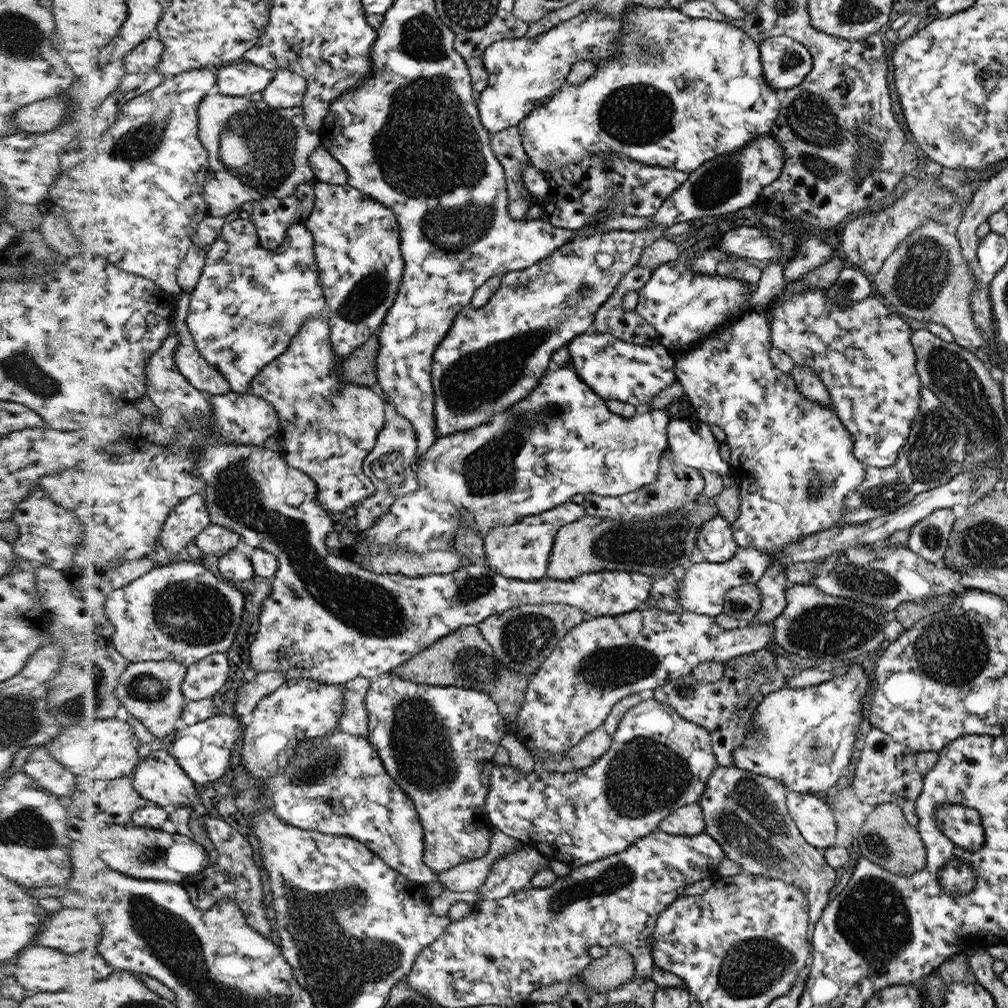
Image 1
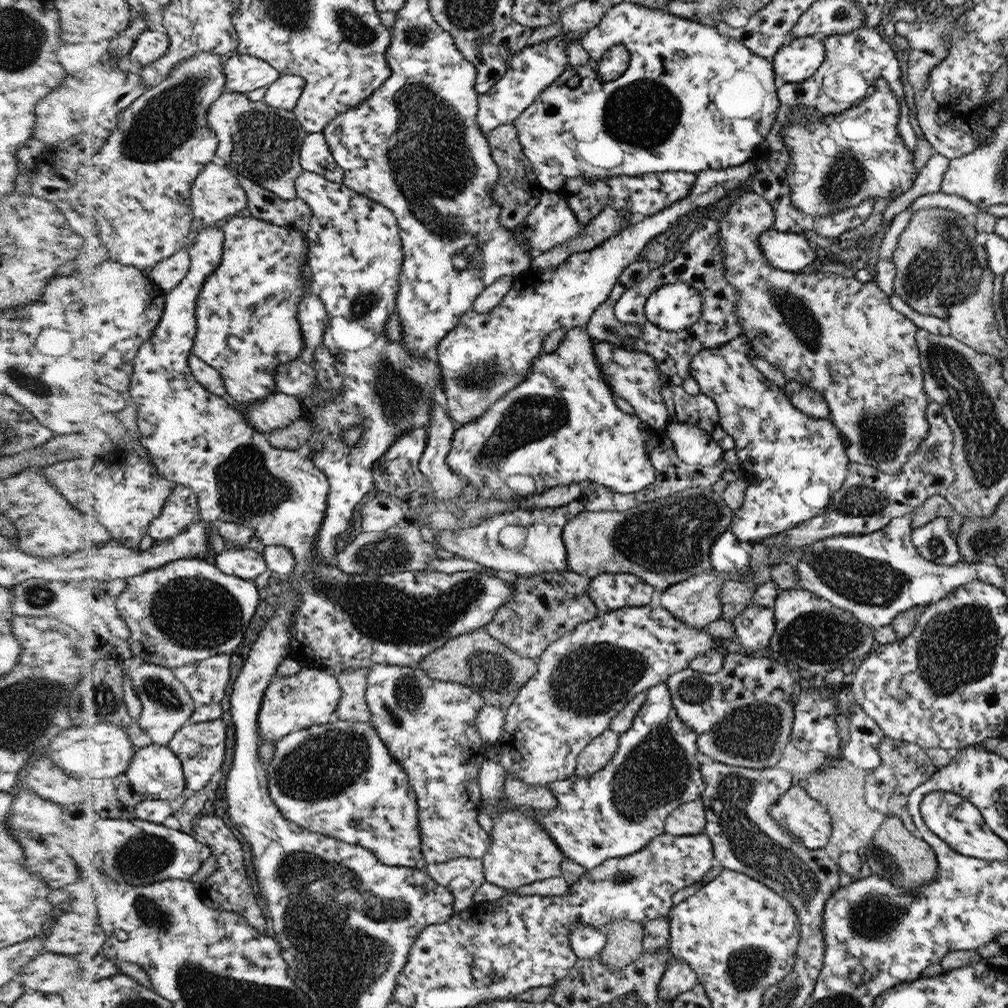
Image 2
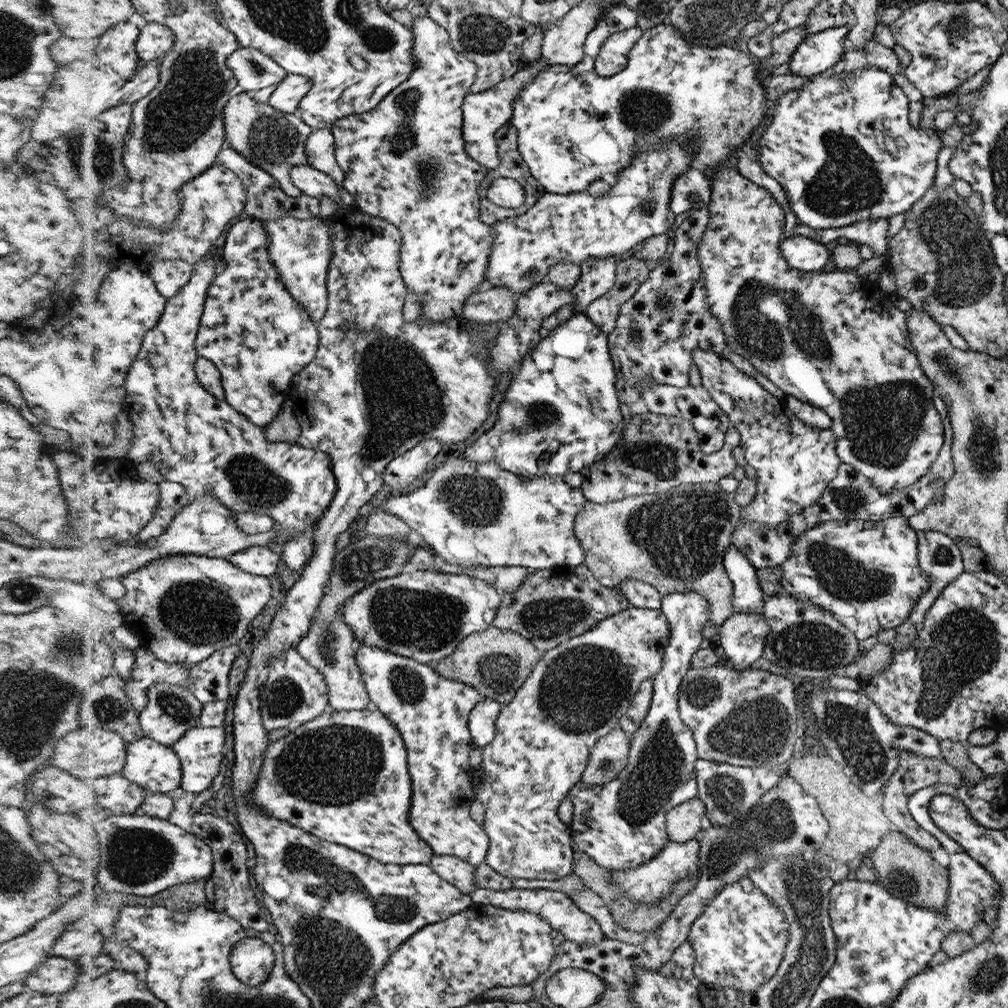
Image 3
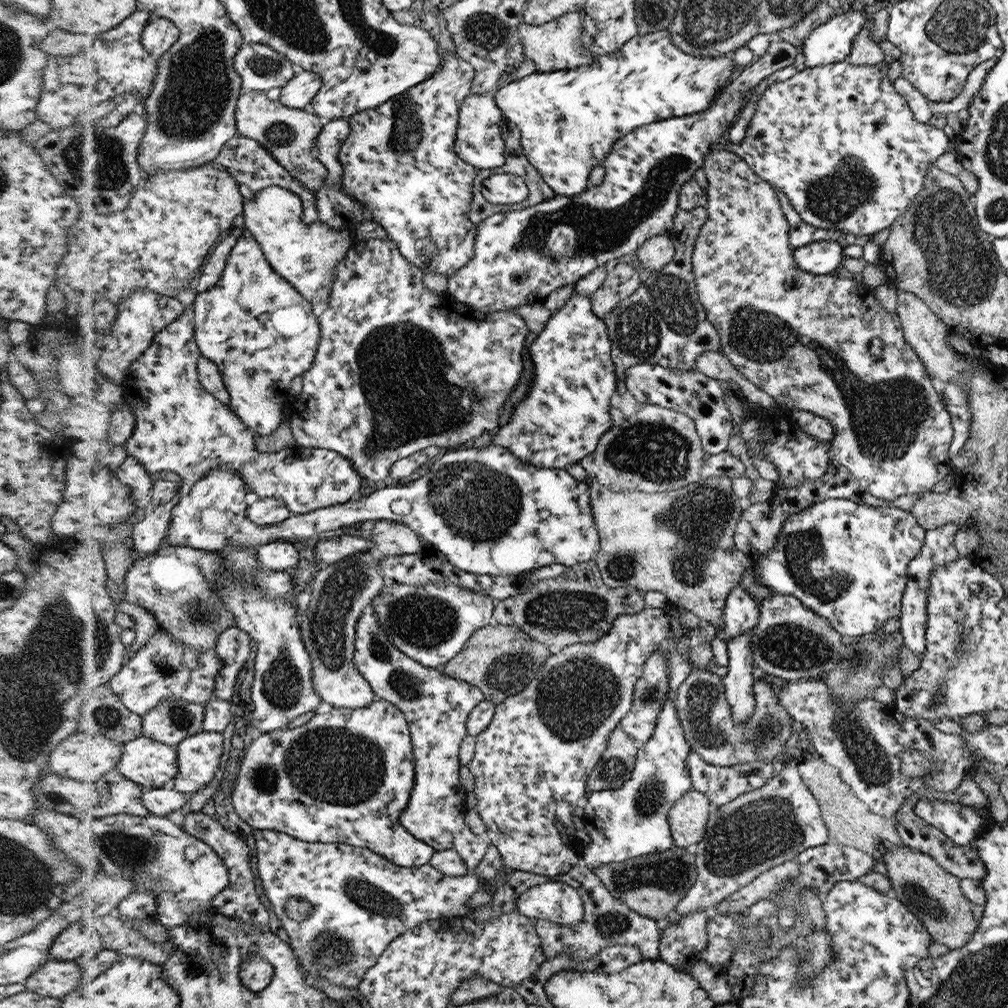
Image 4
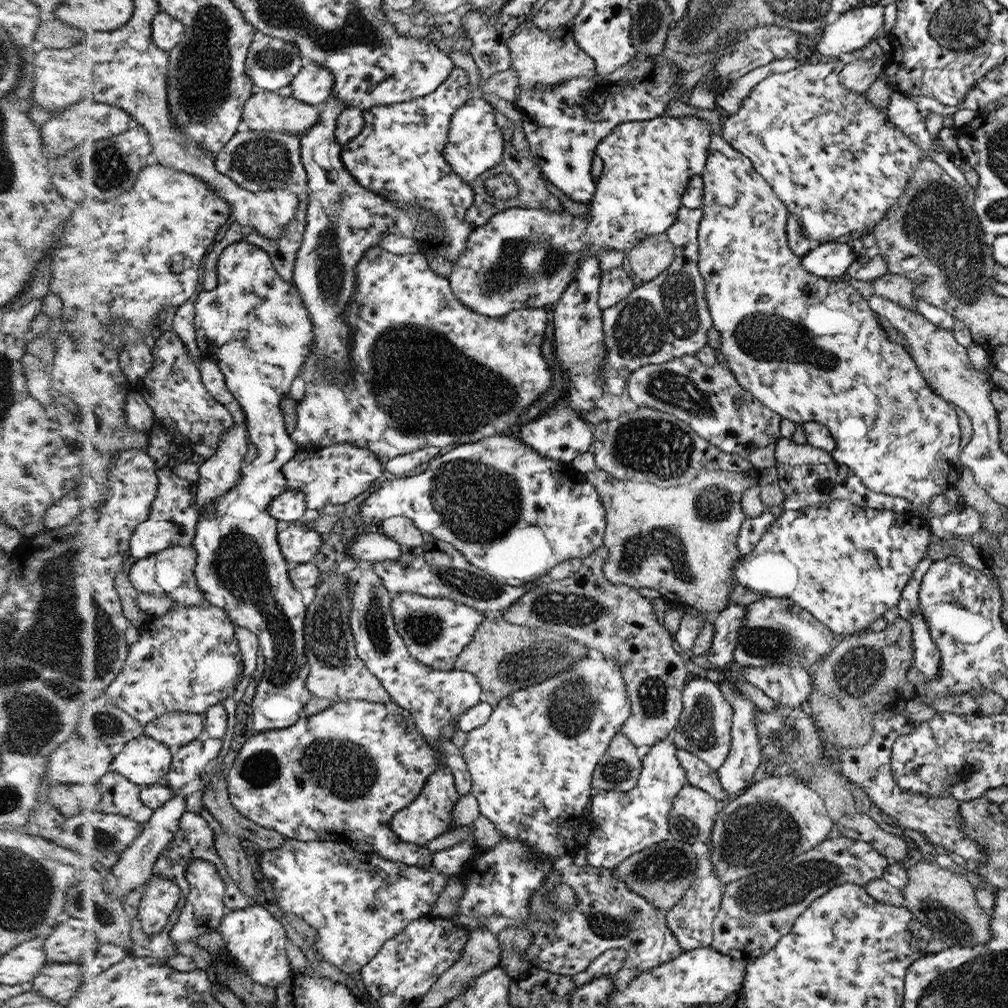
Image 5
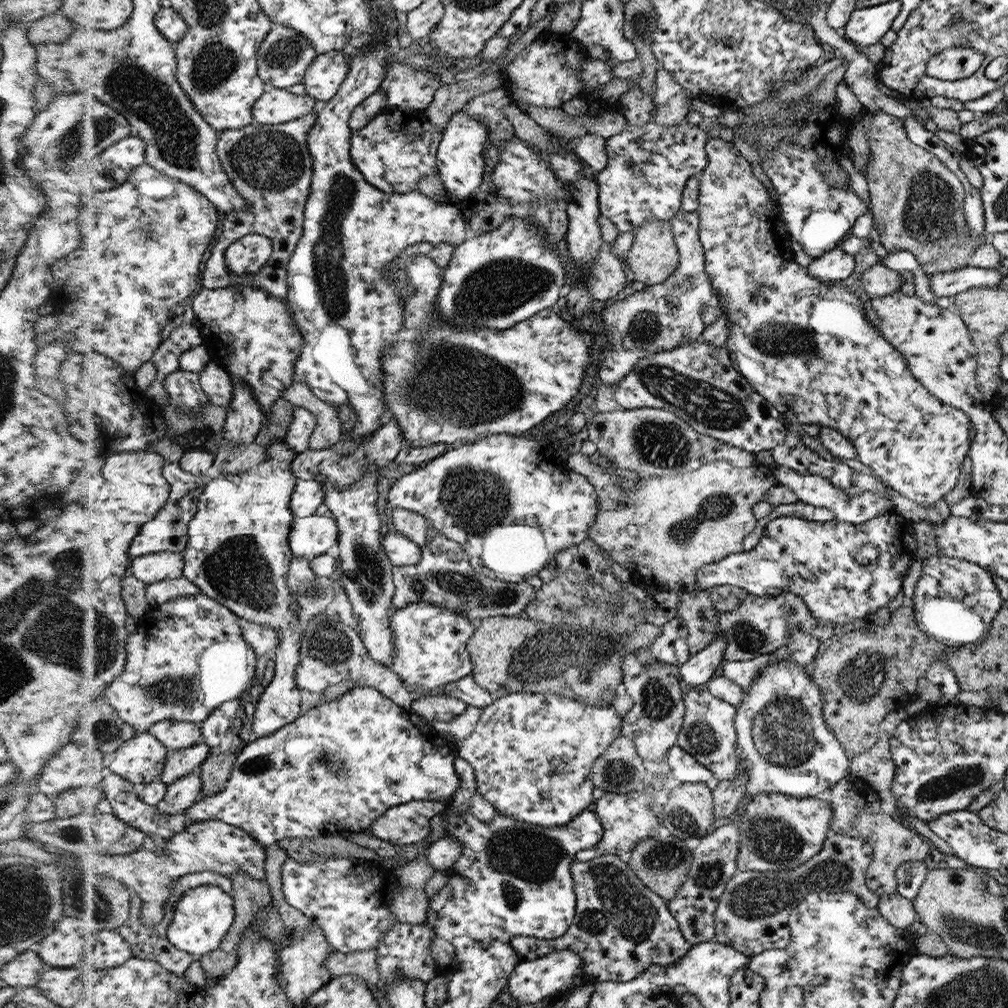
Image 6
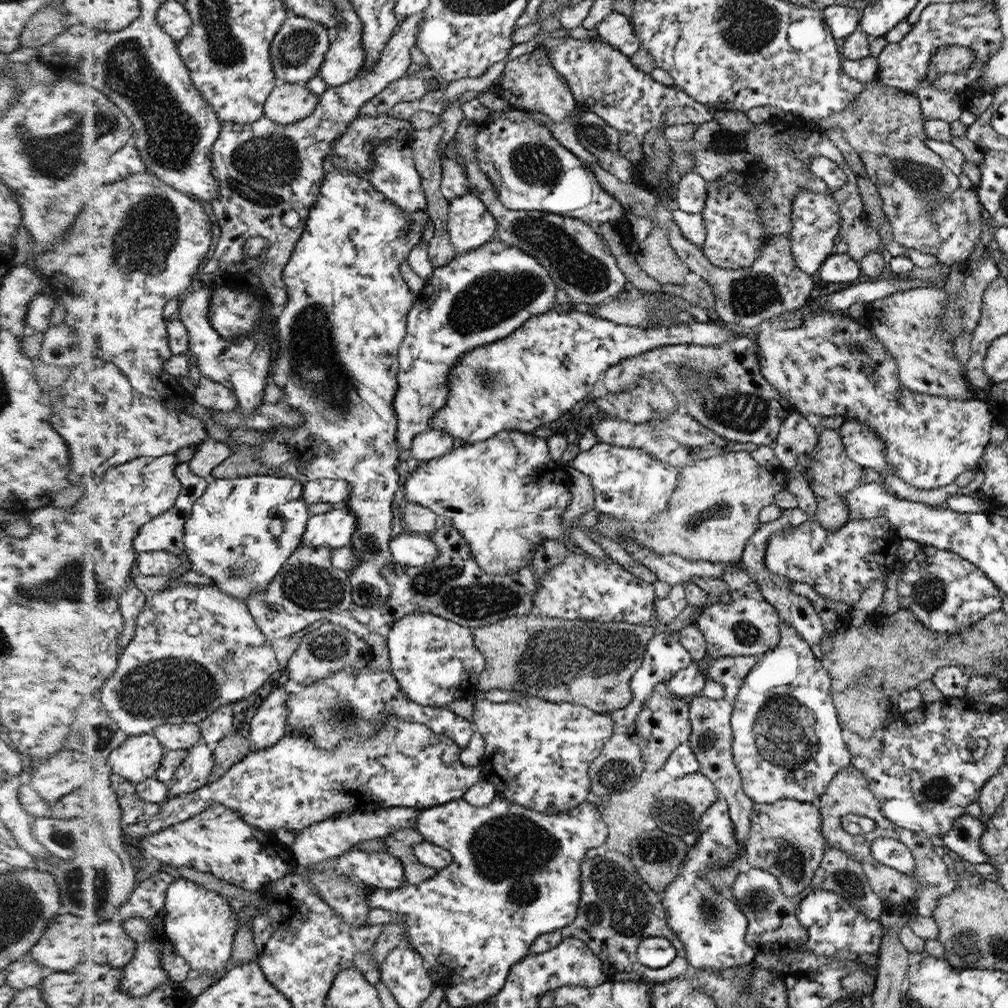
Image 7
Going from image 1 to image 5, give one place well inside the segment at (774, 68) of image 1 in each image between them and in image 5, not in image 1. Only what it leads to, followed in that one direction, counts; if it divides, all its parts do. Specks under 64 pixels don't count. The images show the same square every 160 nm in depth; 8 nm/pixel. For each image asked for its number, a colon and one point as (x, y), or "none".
2: (794, 61)
3: (819, 52)
4: (831, 42)
5: (855, 28)

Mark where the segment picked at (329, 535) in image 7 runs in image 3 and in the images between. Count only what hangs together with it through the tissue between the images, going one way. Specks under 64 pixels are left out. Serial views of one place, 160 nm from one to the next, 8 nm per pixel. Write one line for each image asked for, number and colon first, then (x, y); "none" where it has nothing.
3: (261, 560)
4: (281, 555)
5: (301, 542)
6: (313, 536)

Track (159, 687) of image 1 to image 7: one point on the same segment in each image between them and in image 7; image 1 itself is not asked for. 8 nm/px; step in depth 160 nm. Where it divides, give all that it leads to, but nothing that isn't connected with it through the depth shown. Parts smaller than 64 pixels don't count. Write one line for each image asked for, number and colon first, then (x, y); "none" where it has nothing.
2: (168, 706)
3: (172, 711)
4: (175, 720)
5: (177, 729)
6: (176, 734)
7: (174, 737)

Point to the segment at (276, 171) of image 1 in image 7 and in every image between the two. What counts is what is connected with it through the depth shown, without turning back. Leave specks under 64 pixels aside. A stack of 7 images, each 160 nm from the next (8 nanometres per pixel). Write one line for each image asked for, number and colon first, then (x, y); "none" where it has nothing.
2: (264, 143)
3: (276, 141)
4: (291, 134)
5: (269, 111)
6: (278, 106)
7: (289, 103)

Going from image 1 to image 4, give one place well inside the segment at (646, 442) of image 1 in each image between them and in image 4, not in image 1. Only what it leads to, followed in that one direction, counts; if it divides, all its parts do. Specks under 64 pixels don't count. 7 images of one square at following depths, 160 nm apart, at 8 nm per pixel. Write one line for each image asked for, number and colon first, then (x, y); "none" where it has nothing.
2: (560, 426)
3: (560, 413)
4: (565, 413)

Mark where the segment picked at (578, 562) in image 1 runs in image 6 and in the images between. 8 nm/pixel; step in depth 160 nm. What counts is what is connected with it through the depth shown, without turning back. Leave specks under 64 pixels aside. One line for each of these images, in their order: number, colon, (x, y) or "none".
2: (663, 542)
3: (676, 540)
4: (680, 543)
5: (682, 541)
6: (666, 531)

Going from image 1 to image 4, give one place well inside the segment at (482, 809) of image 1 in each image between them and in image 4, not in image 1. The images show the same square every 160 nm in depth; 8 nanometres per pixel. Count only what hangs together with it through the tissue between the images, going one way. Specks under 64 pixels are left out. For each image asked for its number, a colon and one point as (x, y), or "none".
2: (429, 726)
3: (431, 713)
4: (436, 706)

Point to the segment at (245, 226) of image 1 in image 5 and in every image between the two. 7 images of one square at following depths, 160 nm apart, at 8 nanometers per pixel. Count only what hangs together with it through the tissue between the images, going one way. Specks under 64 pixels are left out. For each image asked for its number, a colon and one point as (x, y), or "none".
2: (249, 324)
3: (261, 337)
4: (263, 333)
5: (256, 325)

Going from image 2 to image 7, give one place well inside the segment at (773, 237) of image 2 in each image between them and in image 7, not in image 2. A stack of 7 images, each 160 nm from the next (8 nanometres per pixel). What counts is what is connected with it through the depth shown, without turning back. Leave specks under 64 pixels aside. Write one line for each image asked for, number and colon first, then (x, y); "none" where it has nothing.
3: (806, 255)
4: (822, 258)
5: (830, 260)
6: (836, 265)
7: (840, 267)

